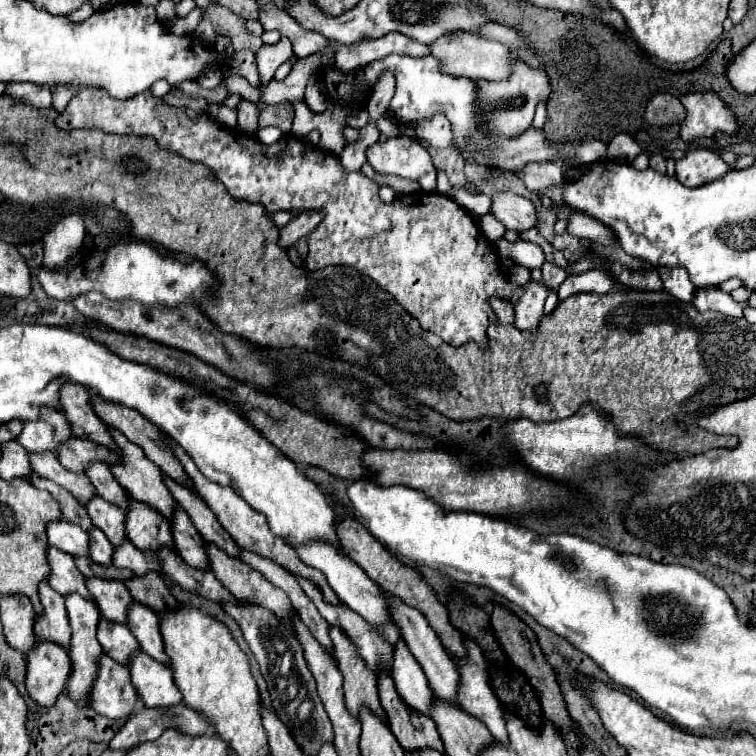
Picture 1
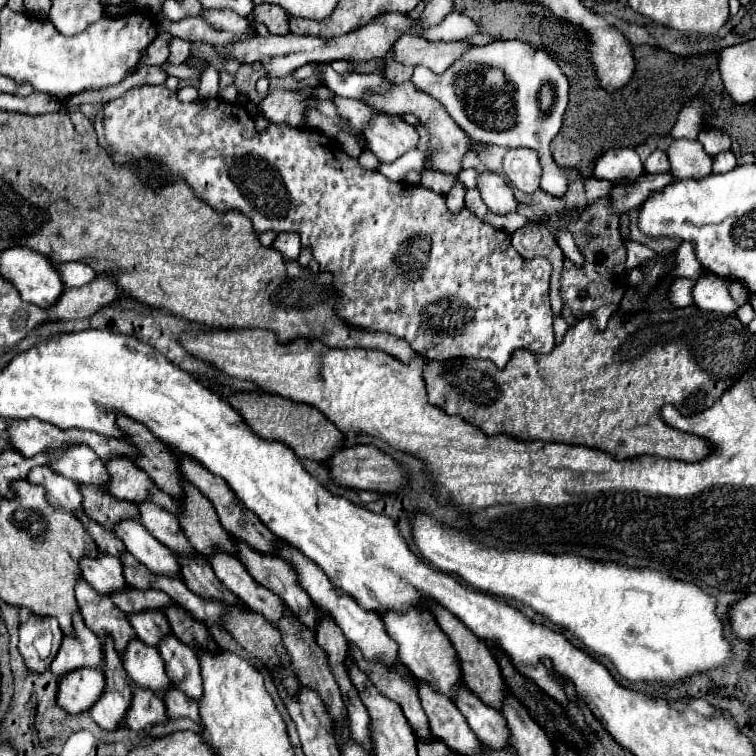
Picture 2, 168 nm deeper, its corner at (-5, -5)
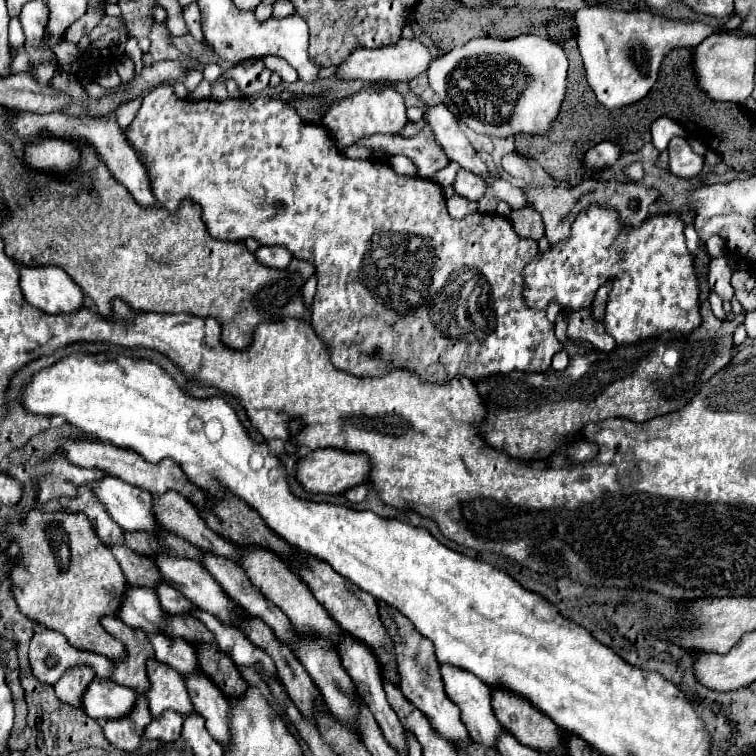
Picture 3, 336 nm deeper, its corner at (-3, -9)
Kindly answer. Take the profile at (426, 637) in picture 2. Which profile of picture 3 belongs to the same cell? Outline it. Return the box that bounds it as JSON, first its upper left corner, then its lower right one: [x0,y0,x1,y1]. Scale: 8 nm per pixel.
[441,664,503,748]

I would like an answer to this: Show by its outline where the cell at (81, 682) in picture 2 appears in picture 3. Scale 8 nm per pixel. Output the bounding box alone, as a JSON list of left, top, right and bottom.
[81,678,137,720]

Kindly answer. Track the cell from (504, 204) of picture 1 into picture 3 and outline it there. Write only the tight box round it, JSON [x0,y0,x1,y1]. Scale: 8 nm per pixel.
[453,170,489,202]

